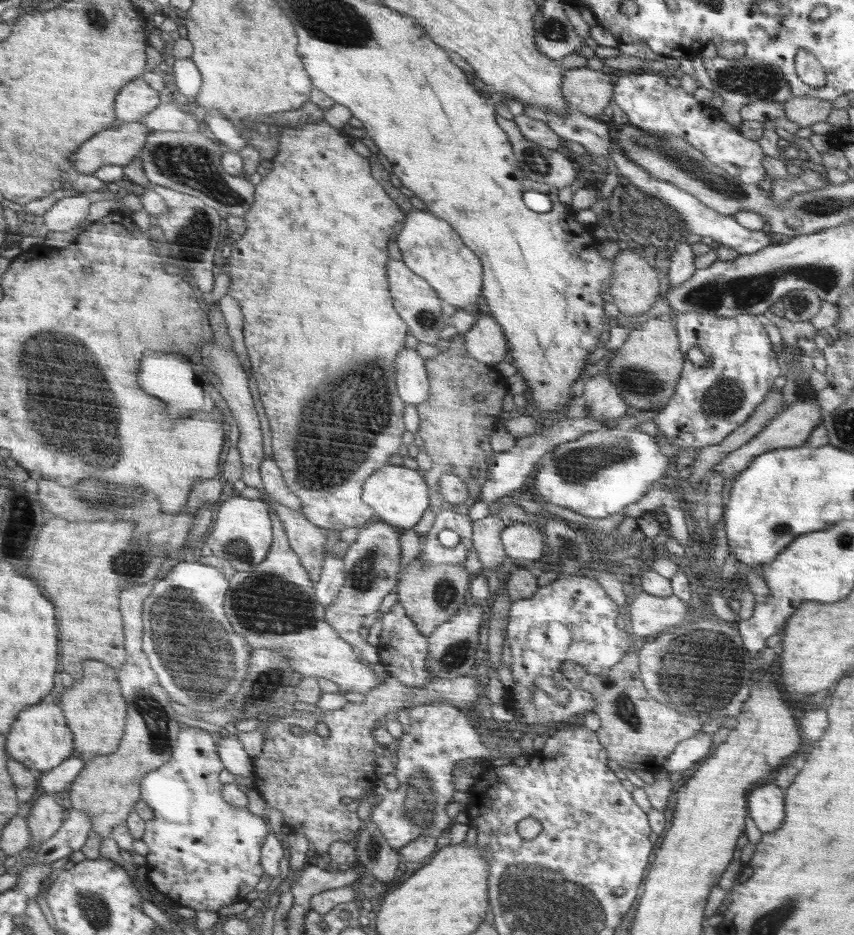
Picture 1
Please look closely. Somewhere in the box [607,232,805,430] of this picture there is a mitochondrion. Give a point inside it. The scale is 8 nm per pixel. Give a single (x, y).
(724, 398)

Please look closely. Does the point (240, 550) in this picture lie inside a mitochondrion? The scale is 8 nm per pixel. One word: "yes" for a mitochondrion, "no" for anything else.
yes

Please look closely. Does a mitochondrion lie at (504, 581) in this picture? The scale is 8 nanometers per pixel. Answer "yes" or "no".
no

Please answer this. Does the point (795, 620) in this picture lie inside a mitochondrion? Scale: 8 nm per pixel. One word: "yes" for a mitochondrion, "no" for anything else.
no

